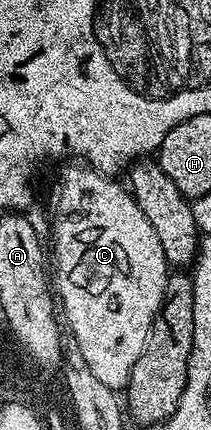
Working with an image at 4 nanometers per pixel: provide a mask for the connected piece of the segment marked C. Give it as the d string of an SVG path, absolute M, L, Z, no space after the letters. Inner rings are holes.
M73 165L68 172L63 205L59 207L58 228L53 232L53 287L61 304L62 316L64 313L71 326L74 346L78 347L81 357L85 357L94 375L104 385L109 385L109 389L119 393L126 388L133 365L137 365L137 357L141 357L151 336L153 321L163 306L169 264L149 217L141 213L141 205L130 190L124 184L122 187L115 182L119 181L103 175L90 165Z

